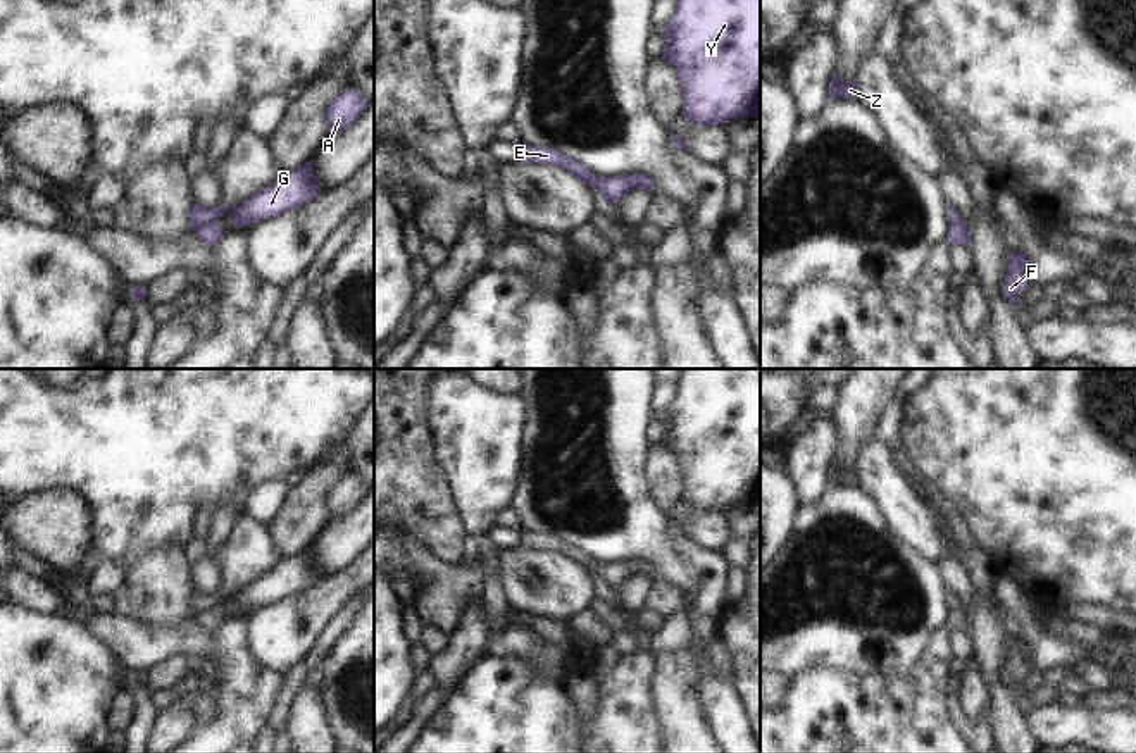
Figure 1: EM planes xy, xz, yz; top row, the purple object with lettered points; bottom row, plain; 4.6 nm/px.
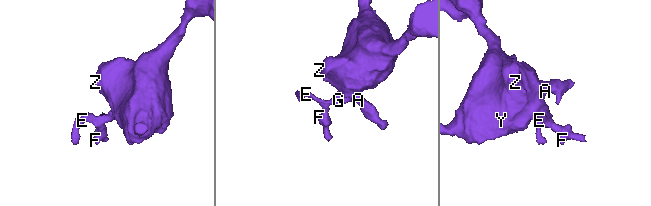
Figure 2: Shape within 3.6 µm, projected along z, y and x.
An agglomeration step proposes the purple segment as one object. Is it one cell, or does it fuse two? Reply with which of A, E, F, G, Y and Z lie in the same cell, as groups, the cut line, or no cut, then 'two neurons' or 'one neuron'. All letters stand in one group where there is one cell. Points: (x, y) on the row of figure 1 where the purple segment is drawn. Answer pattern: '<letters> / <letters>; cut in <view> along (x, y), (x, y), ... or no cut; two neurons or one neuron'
A F G Y Z / E; cut in xy along (212, 221), (205, 221), (195, 231); two neurons

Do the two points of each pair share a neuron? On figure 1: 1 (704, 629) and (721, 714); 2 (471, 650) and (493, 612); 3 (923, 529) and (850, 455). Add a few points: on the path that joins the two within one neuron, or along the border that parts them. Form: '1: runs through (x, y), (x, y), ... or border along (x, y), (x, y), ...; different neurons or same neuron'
1: runs through (700, 650), (705, 681), (714, 693); same neuron
2: border along (480, 598), (488, 631), (485, 652); different neurons
3: border along (871, 435), (855, 462); different neurons

